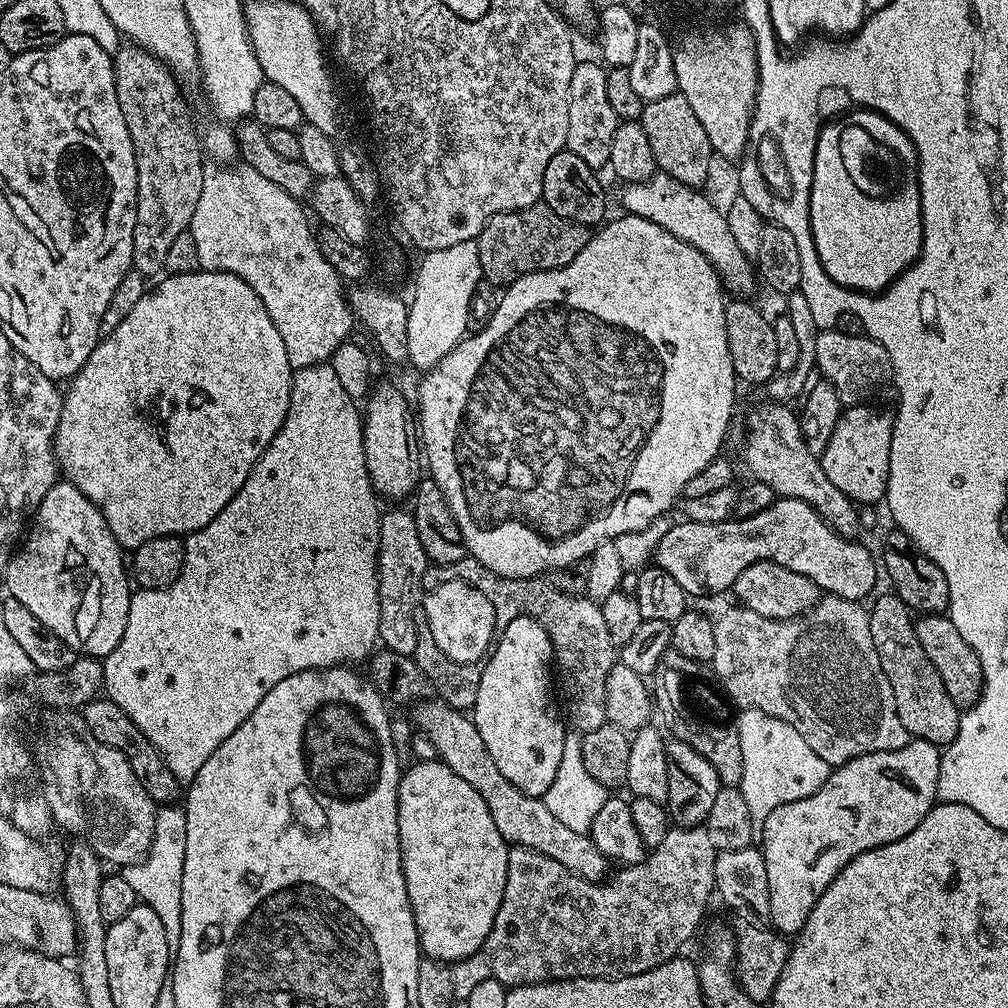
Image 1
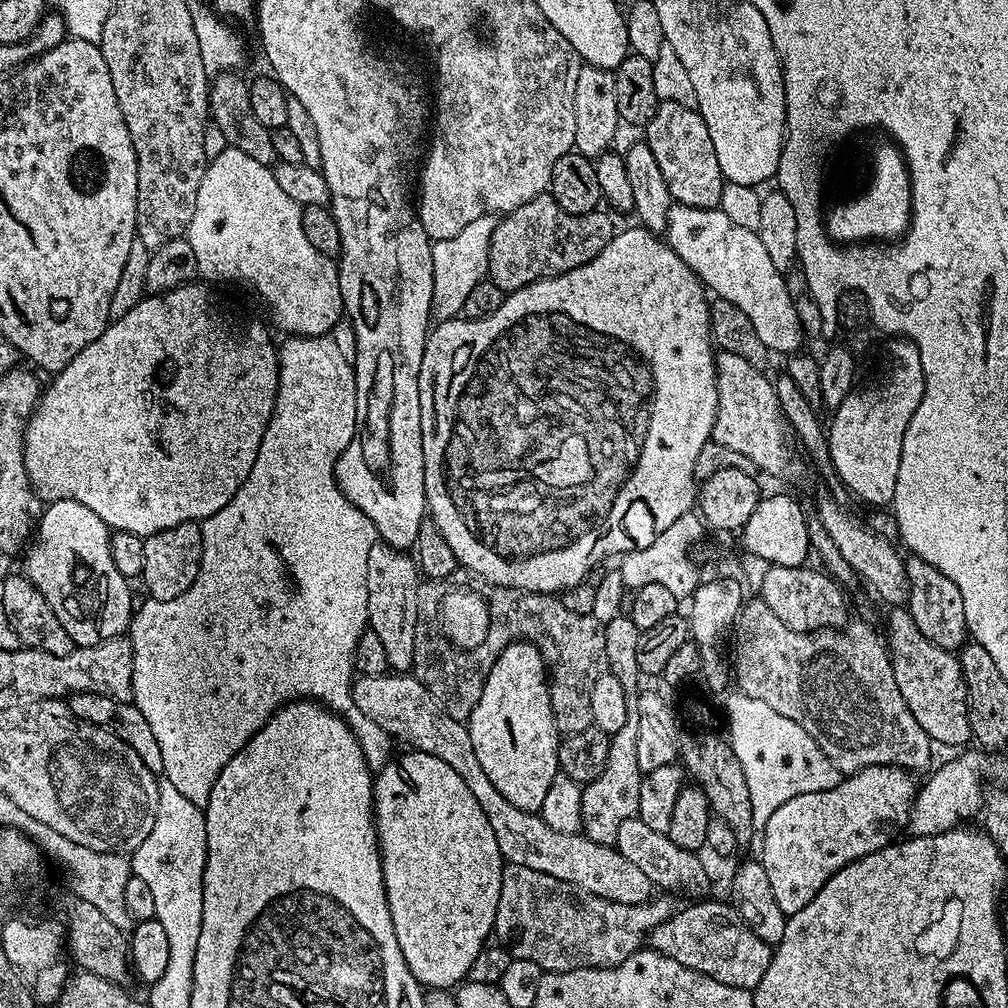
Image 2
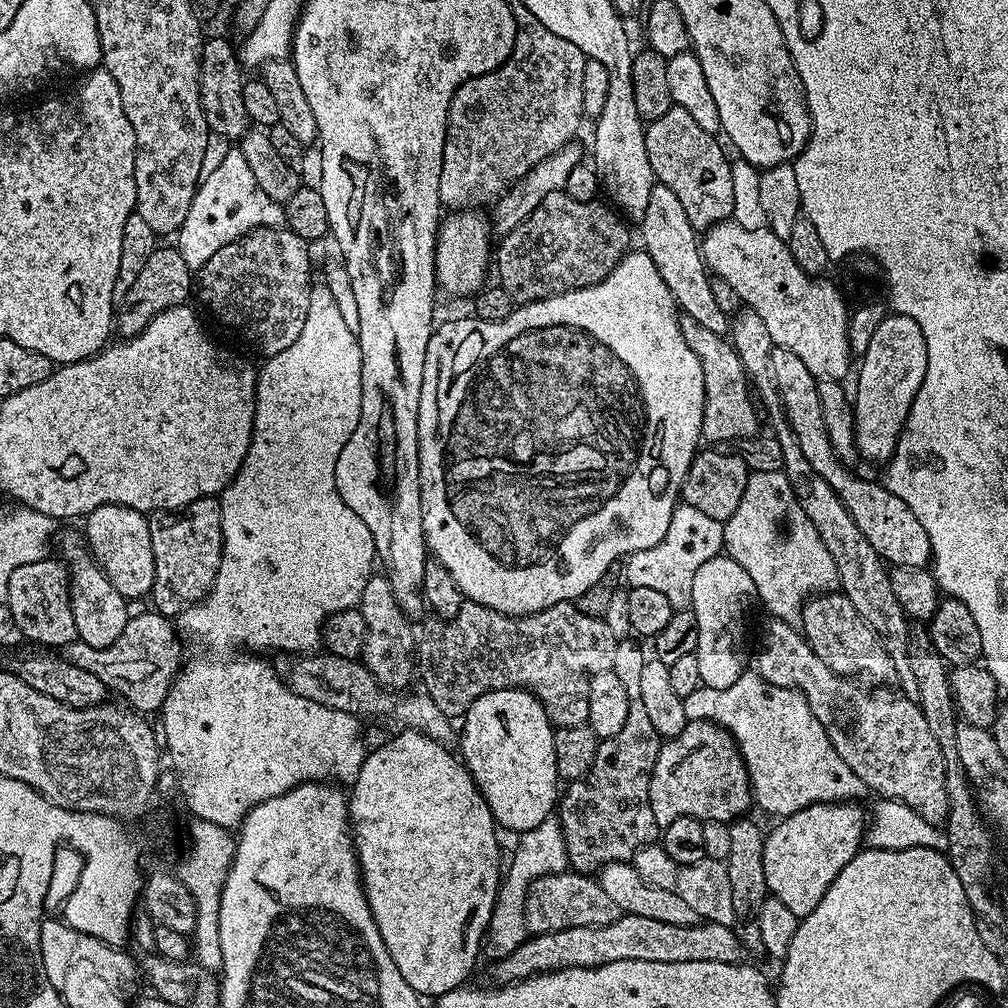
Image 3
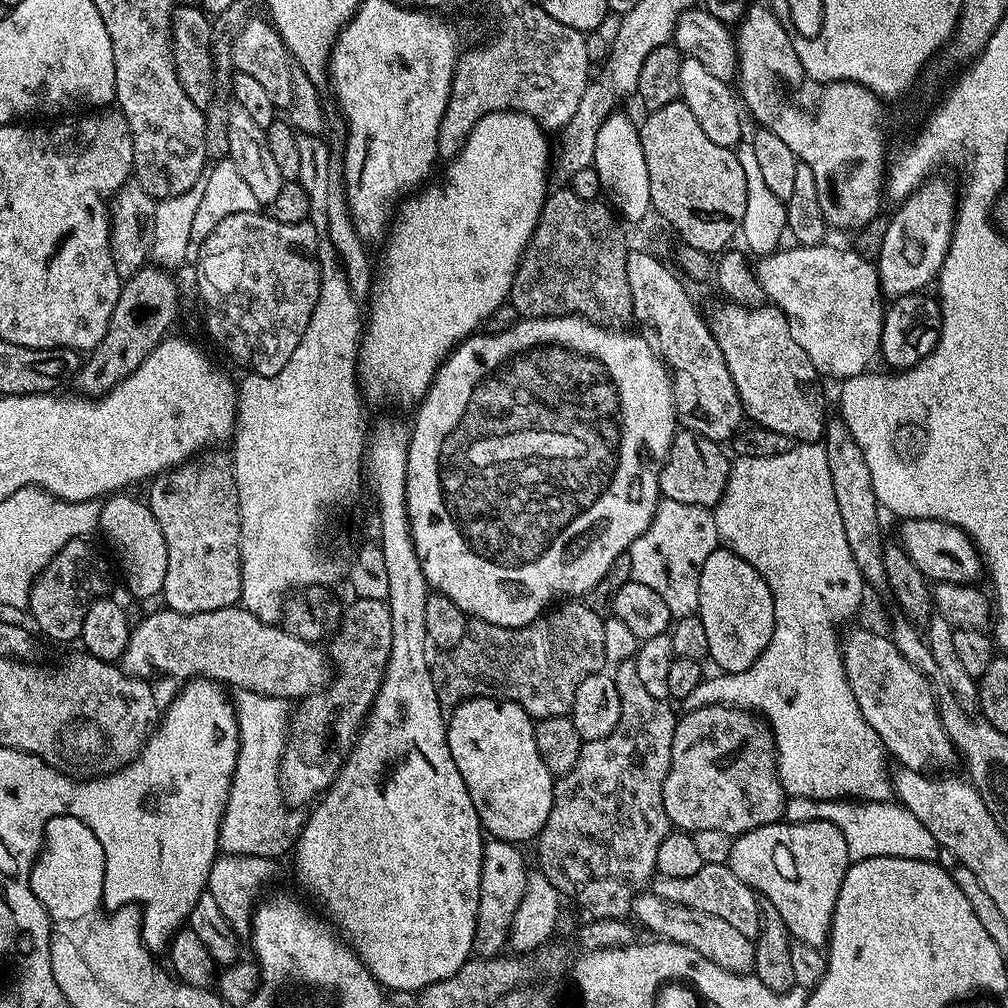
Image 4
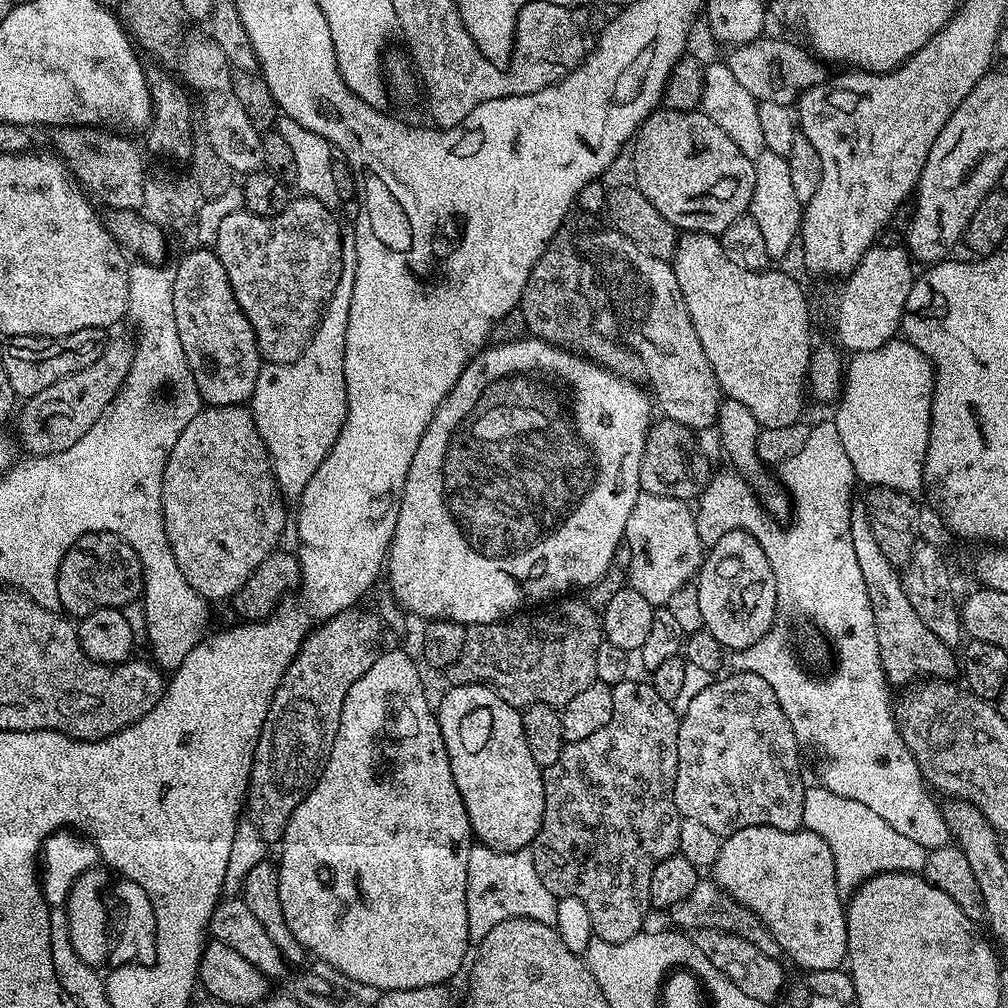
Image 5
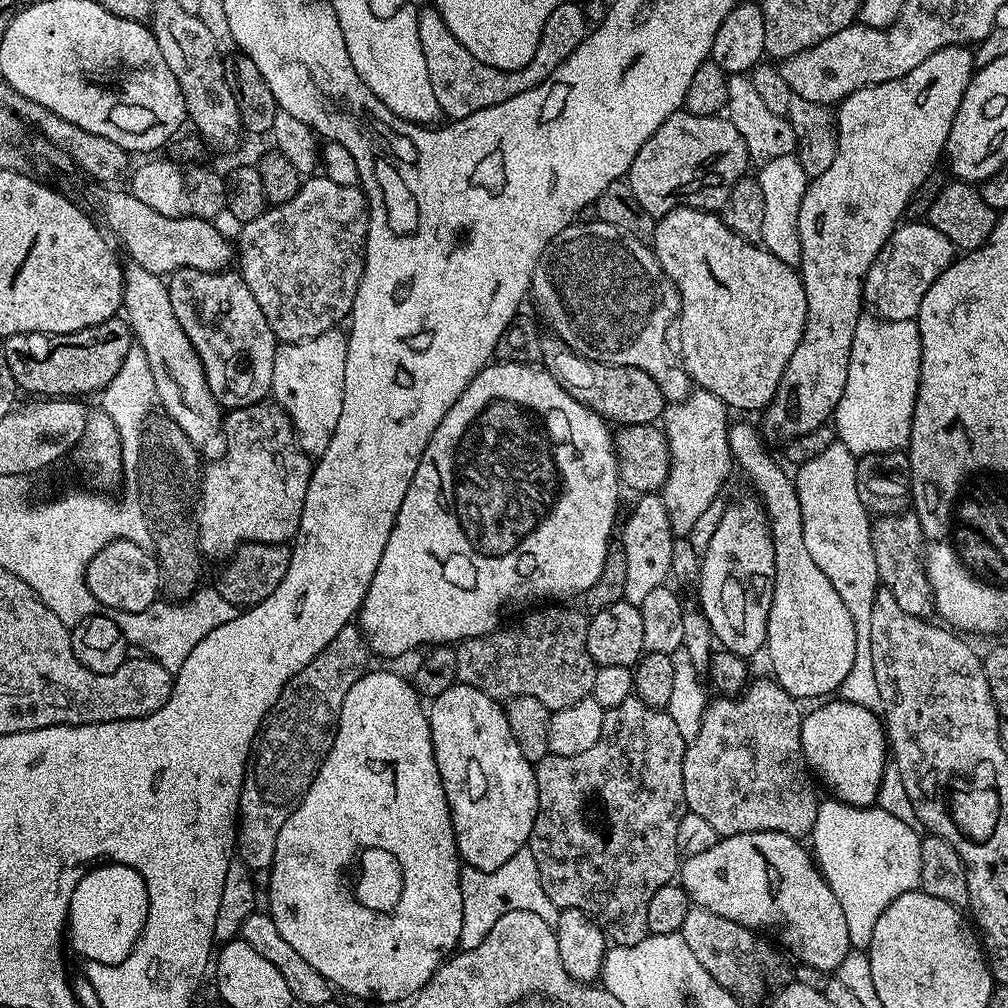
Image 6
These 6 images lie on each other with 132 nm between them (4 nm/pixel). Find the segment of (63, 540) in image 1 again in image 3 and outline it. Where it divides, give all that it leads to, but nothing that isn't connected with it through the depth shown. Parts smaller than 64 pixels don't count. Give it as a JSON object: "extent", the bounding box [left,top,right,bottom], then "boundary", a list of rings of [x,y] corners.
{"extent":[62,536,130,648],"boundary":[[[68,536],[64,540],[64,553],[62,559],[70,569],[68,589],[70,590],[70,602],[74,610],[74,626],[79,643],[95,648],[105,648],[122,634],[130,615],[129,601],[110,584],[106,574],[86,551],[85,545],[74,537]]]}

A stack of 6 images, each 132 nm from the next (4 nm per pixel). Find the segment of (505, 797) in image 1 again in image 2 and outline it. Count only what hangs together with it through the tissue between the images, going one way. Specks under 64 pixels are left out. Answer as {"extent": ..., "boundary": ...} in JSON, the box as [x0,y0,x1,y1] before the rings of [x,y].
{"extent":[352,675,654,904],"boundary":[[[357,675],[352,682],[352,701],[366,718],[382,726],[382,730],[386,730],[393,741],[400,743],[401,740],[409,749],[442,758],[446,766],[453,768],[462,777],[462,782],[470,786],[470,794],[478,798],[478,806],[482,806],[482,814],[486,814],[486,822],[490,822],[498,850],[507,863],[530,866],[530,870],[550,874],[550,878],[562,878],[562,882],[570,882],[570,886],[578,886],[610,902],[645,904],[647,900],[653,899],[654,885],[650,878],[646,878],[646,874],[642,874],[642,870],[638,870],[638,866],[633,866],[627,858],[622,858],[622,854],[613,845],[599,844],[583,834],[550,830],[550,826],[546,826],[546,822],[537,813],[518,810],[514,802],[502,798],[494,782],[486,778],[486,770],[482,770],[478,763],[478,754],[474,754],[467,723],[450,718],[450,714],[442,711],[426,686],[422,686],[422,682],[415,676]]]}

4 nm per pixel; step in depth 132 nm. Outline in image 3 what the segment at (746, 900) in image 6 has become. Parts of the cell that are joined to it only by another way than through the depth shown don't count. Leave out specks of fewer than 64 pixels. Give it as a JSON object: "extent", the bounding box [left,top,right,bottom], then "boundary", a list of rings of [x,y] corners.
{"extent":[764,802,866,918],"boundary":[[[852,802],[839,804],[815,804],[809,808],[798,810],[793,816],[785,816],[772,833],[768,832],[764,837],[764,866],[766,870],[766,886],[769,893],[777,896],[798,918],[810,914],[818,902],[822,902],[822,894],[838,878],[842,866],[850,862],[856,853],[861,851],[866,840],[866,812]]]}

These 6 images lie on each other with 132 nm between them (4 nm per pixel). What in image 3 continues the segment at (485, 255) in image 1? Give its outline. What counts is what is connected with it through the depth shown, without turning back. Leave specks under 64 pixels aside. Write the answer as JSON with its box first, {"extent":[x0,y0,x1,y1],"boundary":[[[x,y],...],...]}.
{"extent":[494,192,630,305],"boundary":[[[555,192],[542,198],[538,210],[534,210],[530,218],[514,226],[514,230],[503,233],[501,240],[504,241],[501,244],[499,241],[494,248],[494,276],[500,279],[497,280],[499,287],[510,294],[513,305],[533,304],[551,296],[601,284],[616,269],[630,248],[629,225],[607,203],[600,203],[578,202],[564,192]]]}

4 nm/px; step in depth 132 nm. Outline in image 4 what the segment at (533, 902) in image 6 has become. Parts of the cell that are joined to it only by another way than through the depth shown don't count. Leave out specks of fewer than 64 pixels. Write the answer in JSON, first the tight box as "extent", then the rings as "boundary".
{"extent":[472,838,530,957],"boundary":[[[495,838],[485,841],[482,858],[482,882],[478,894],[478,918],[472,947],[477,957],[498,956],[505,951],[508,931],[514,922],[514,914],[522,902],[526,882],[530,875],[526,870],[522,851],[517,845]]]}

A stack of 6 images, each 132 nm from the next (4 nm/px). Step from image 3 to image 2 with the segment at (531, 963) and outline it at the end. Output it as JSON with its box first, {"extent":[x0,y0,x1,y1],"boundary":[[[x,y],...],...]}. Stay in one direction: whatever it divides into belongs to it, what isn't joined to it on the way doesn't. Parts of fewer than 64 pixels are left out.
{"extent":[646,899,773,988],"boundary":[[[708,899],[688,902],[692,904],[686,905],[681,912],[680,909],[673,911],[666,922],[654,926],[646,941],[647,947],[726,986],[756,988],[758,982],[762,982],[762,974],[766,974],[766,966],[770,966],[772,961],[773,945],[762,942],[762,938],[746,926],[731,903]]]}

